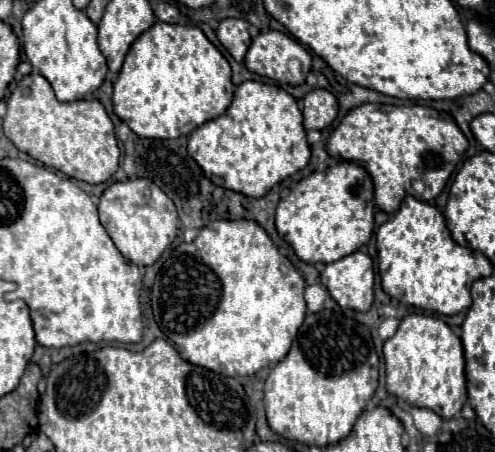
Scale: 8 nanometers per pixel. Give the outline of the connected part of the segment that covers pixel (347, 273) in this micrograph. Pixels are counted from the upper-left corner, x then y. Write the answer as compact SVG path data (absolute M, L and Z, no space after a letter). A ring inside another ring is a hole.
M353 252L331 262L321 272L321 282L331 298L355 312L367 312L373 304L373 260L365 252Z

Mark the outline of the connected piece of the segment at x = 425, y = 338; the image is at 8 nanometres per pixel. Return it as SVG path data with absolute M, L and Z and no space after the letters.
M425 314L405 316L395 336L385 340L383 360L387 392L399 402L433 410L441 418L457 416L467 402L463 346L443 320Z

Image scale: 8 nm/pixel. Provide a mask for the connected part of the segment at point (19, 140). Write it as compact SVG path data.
M37 72L25 76L6 100L3 134L31 158L49 168L63 172L69 178L89 184L107 182L119 166L119 146L115 140L113 122L97 100L59 102L51 84Z

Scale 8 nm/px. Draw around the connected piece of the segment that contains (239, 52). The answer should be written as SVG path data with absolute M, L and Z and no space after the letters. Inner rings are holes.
M227 18L217 28L219 42L229 50L229 54L237 62L243 62L245 52L251 44L251 36L249 36L247 28L249 28L249 24L245 20L237 20L237 18Z

